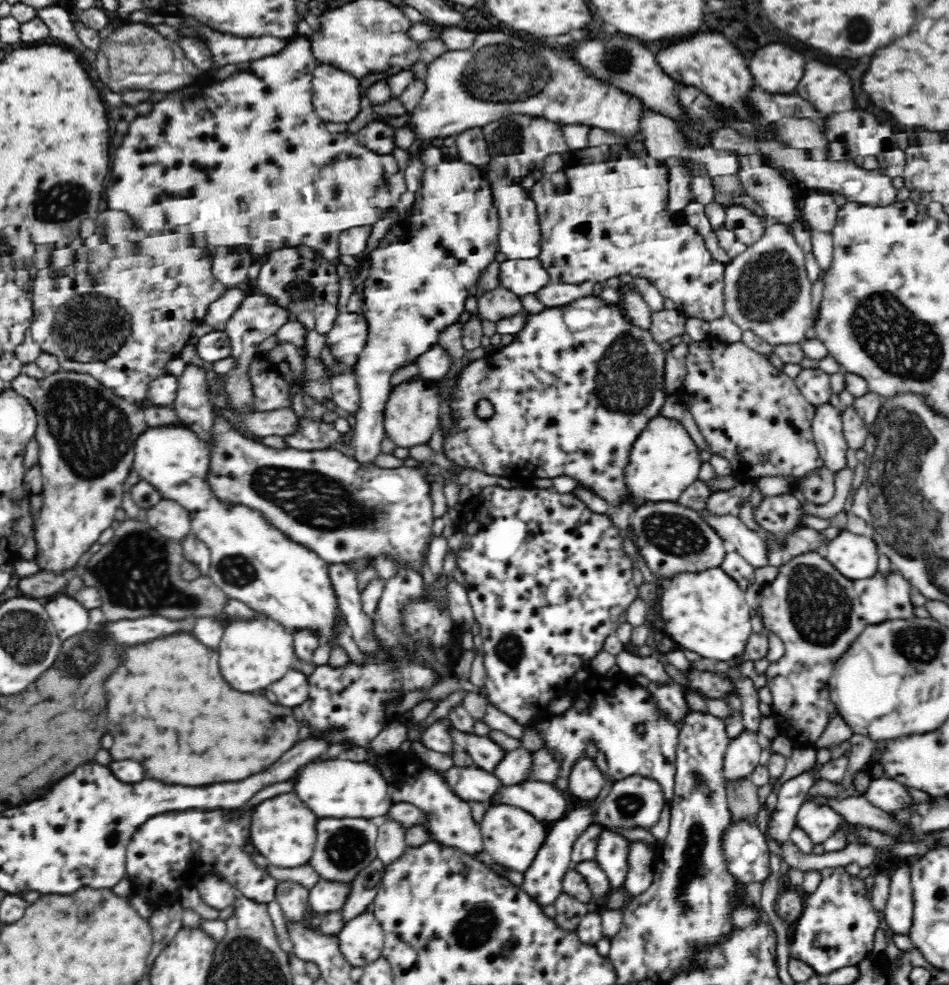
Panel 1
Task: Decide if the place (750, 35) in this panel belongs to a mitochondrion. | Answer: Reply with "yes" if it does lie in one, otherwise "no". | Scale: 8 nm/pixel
no

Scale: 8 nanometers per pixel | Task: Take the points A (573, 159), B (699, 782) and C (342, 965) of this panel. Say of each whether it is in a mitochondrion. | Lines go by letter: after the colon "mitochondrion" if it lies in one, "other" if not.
A: other
B: mitochondrion
C: other

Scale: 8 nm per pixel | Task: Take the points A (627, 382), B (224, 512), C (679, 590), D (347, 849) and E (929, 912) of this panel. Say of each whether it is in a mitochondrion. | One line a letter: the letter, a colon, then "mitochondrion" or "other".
A: mitochondrion
B: other
C: other
D: mitochondrion
E: other

